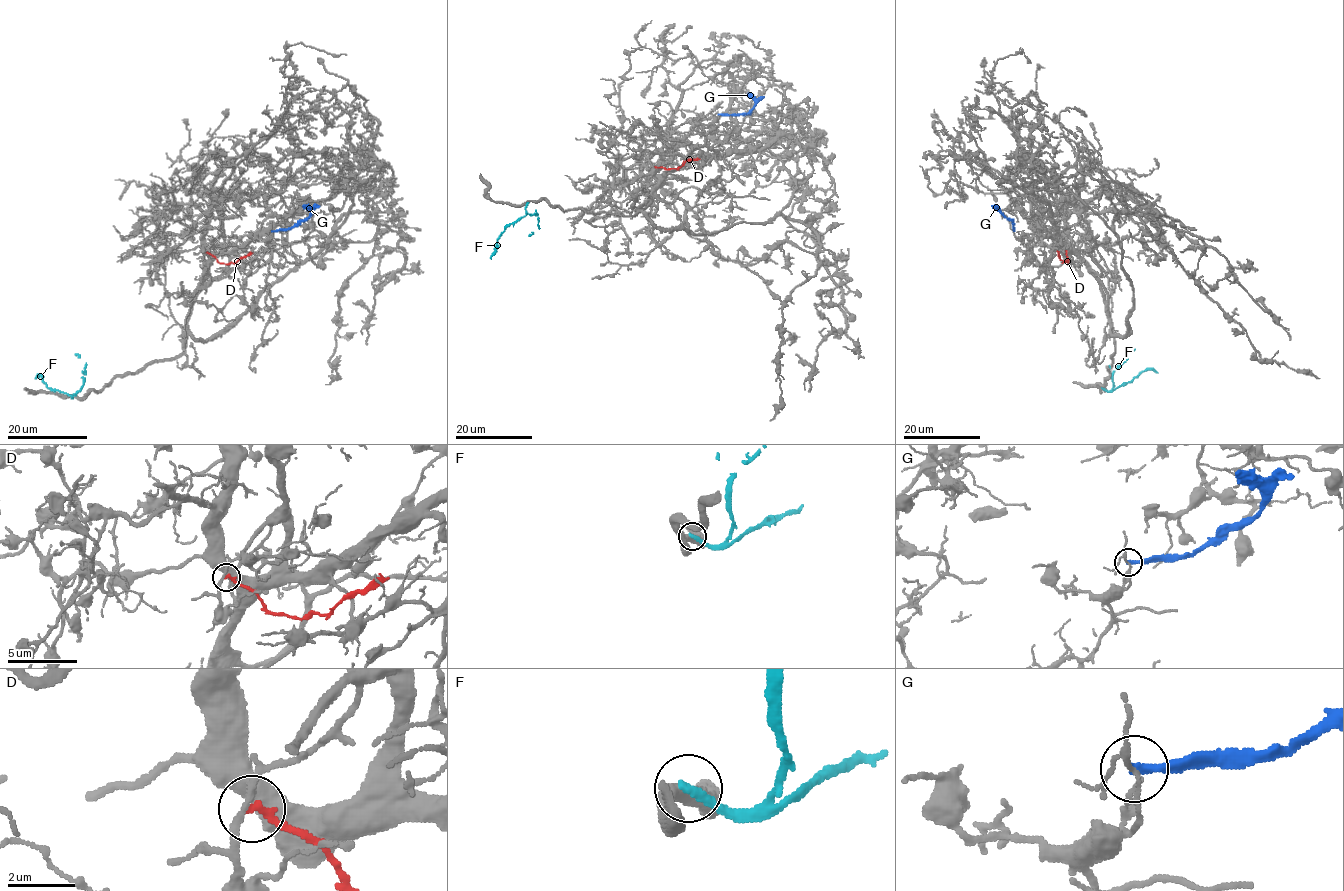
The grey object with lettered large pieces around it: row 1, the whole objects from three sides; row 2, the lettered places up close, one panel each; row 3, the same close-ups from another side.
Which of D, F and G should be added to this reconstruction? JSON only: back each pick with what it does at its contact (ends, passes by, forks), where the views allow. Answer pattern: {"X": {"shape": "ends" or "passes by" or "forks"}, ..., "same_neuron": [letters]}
{"same_neuron": []}

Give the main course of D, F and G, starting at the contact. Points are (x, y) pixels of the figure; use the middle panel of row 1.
D: (655, 166), (678, 168), (686, 161), (699, 159)
F: (527, 203), (525, 214), (499, 236), (491, 259)
G: (719, 114), (746, 114), (755, 103), (748, 92)

